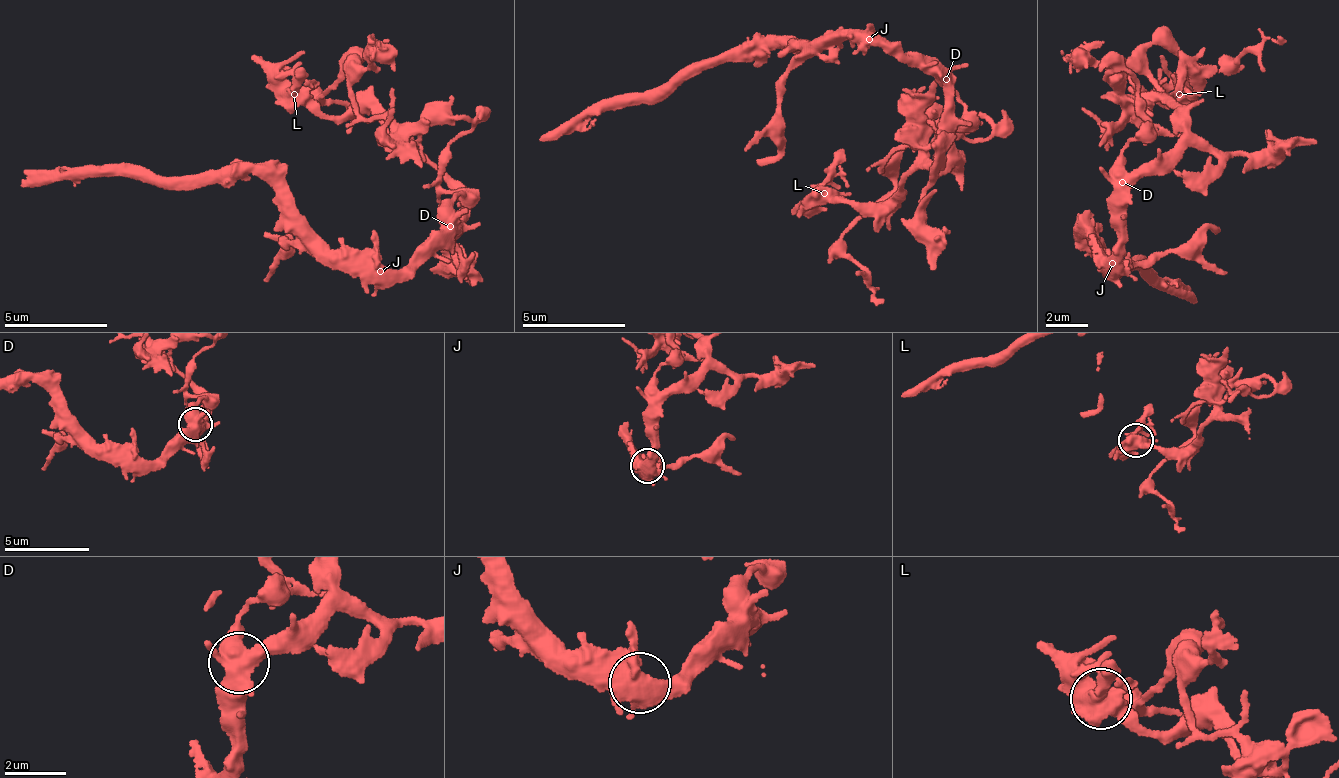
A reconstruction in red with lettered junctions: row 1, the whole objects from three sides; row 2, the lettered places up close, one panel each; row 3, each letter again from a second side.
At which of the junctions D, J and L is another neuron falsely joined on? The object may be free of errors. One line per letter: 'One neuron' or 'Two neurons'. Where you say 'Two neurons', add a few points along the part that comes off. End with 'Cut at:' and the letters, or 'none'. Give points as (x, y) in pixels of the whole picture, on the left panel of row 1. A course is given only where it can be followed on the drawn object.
D: Two neurons. Course of the part to remove: (452, 225), (446, 152), (473, 124), (404, 140), (359, 112), (354, 62), (318, 97), (376, 122)
J: One neuron
L: One neuron
Cut at: D

